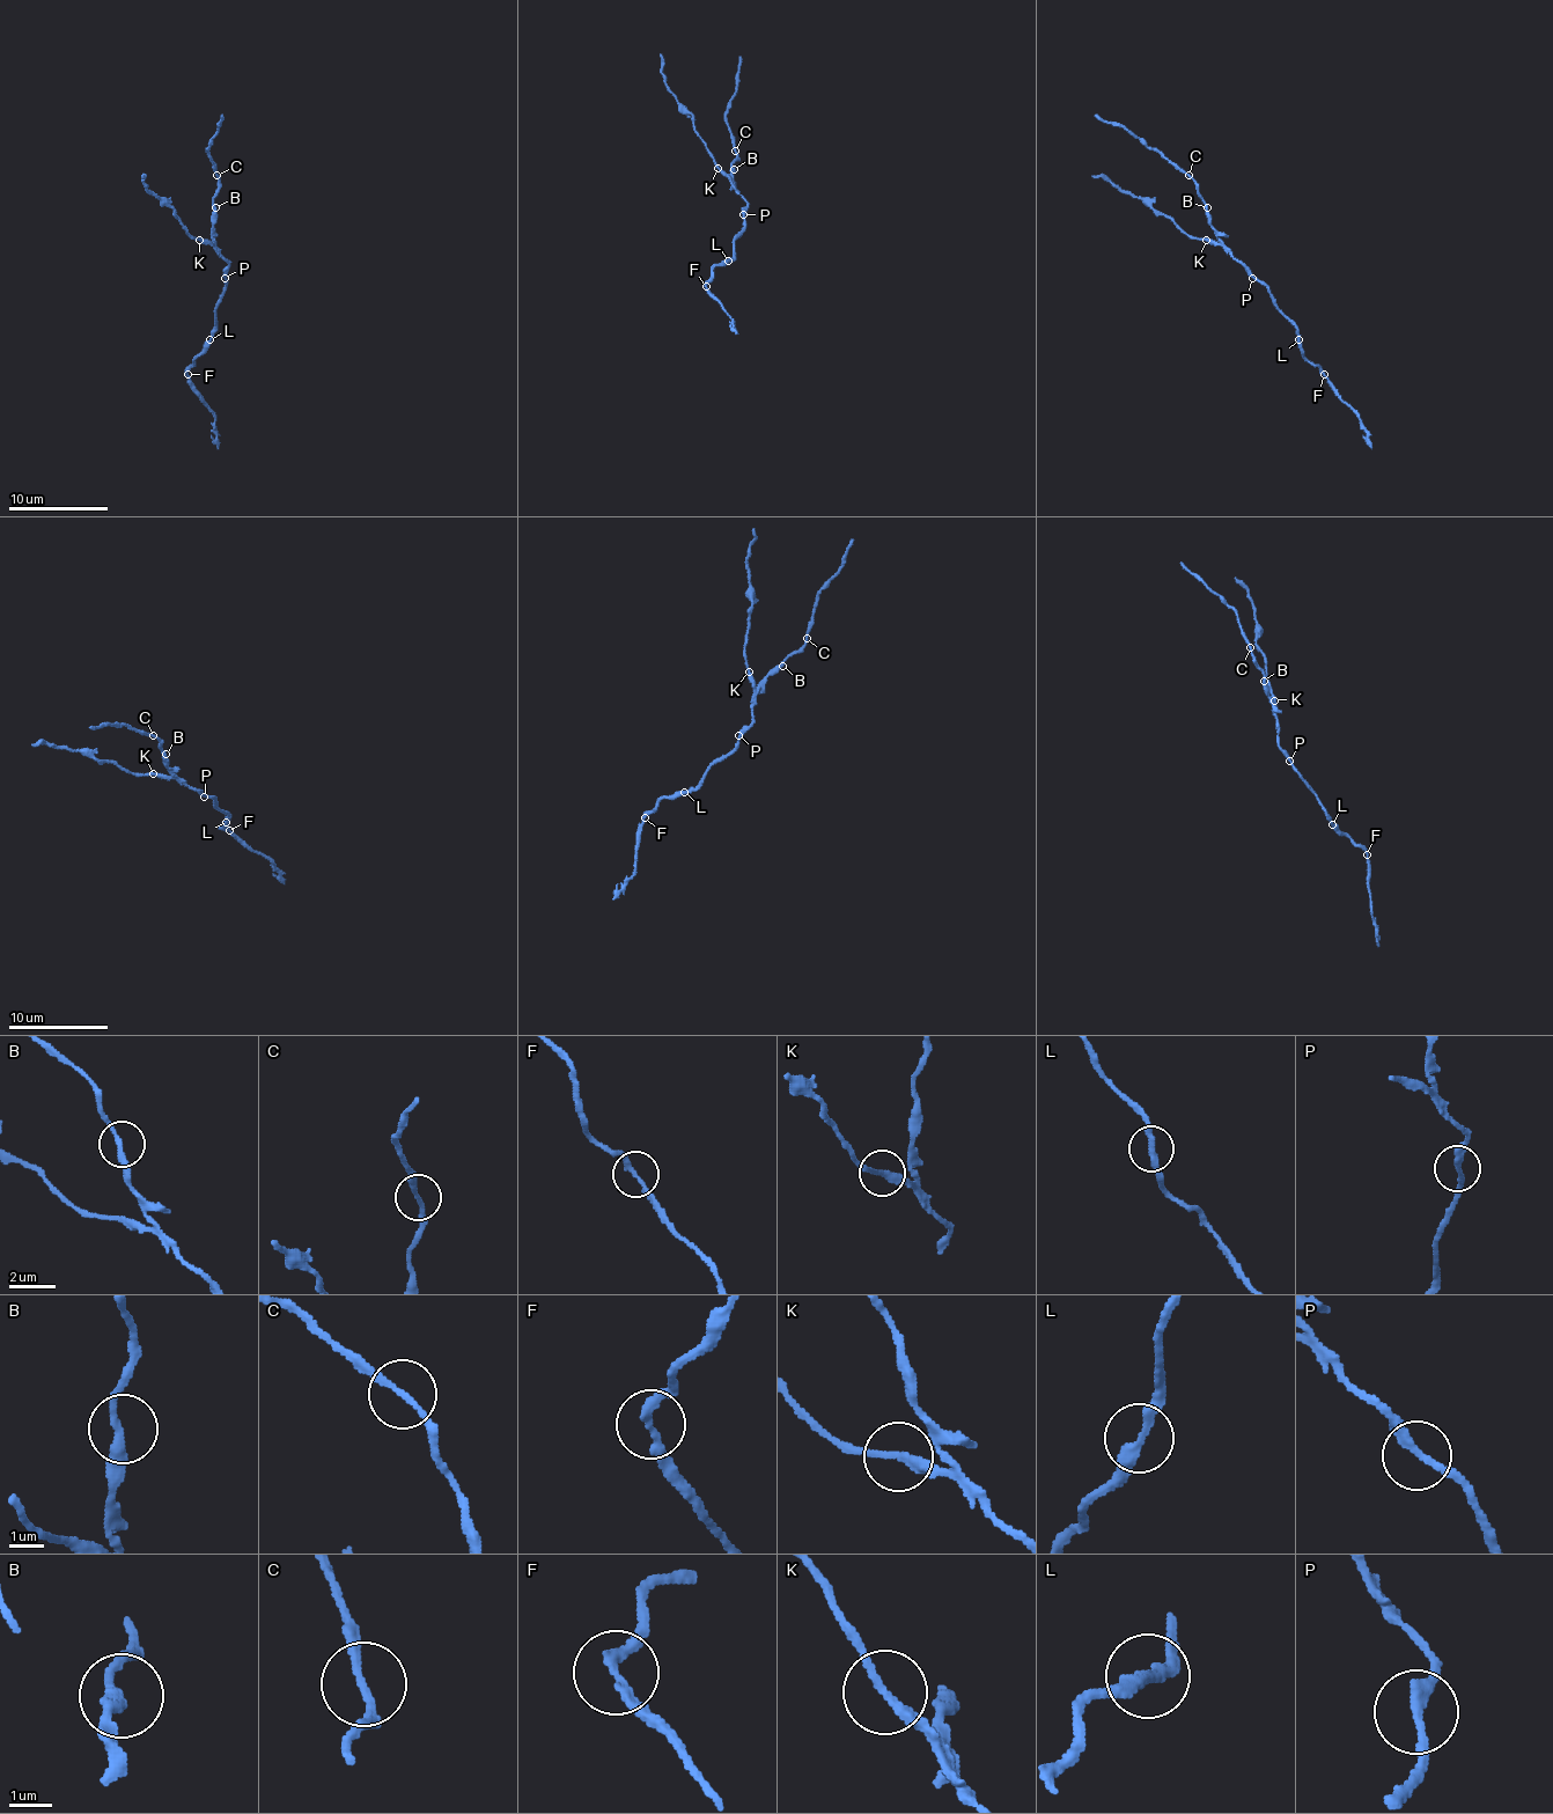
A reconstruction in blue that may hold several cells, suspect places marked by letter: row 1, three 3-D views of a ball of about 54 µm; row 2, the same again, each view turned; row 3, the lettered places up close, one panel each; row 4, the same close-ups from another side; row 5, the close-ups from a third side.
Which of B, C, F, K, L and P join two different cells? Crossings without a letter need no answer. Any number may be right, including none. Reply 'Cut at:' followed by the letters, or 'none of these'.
Cut at: K

